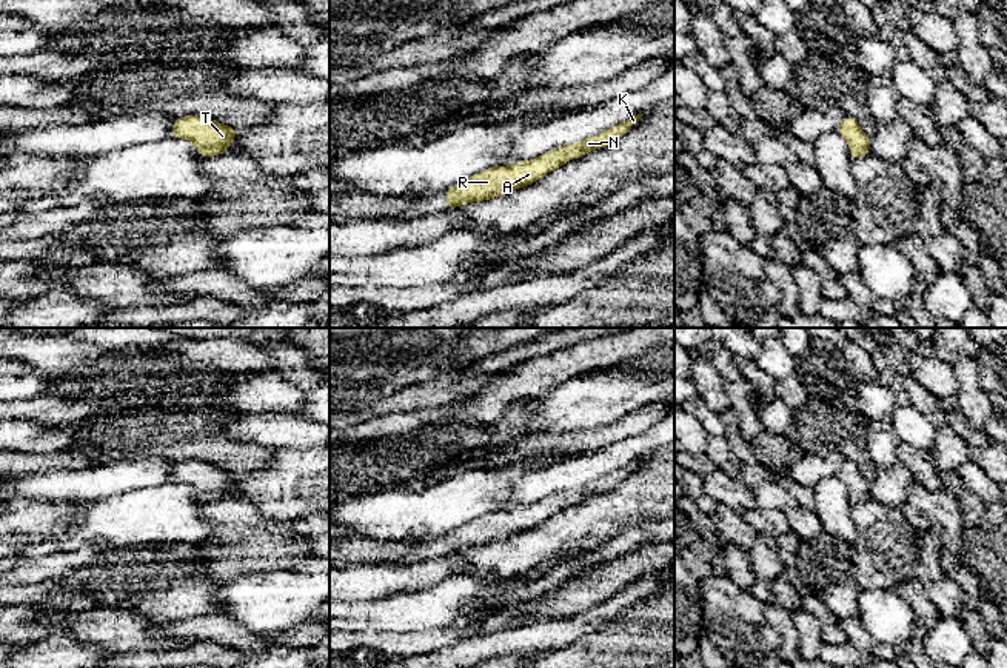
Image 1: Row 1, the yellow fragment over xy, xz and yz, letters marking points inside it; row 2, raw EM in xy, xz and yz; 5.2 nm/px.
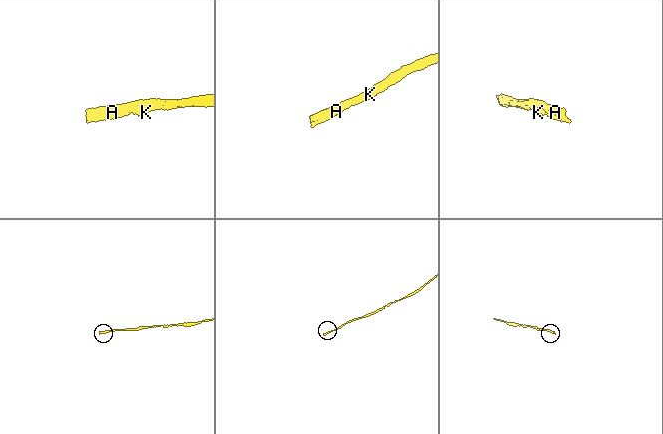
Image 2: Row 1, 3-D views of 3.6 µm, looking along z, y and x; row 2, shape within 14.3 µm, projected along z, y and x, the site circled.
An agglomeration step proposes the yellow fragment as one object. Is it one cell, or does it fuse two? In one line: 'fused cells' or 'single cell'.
single cell

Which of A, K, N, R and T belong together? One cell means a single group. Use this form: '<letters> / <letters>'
A K N R T

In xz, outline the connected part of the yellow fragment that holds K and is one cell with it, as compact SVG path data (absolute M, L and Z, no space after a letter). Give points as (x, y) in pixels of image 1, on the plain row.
M637 459L613 473L602 476L597 480L573 489L559 491L542 499L540 502L520 505L510 511L499 509L483 514L479 519L474 519L448 533L445 536L447 551L448 554L454 554L460 549L485 546L528 531L573 503L579 503L591 496L611 491L624 482L642 460L644 459Z

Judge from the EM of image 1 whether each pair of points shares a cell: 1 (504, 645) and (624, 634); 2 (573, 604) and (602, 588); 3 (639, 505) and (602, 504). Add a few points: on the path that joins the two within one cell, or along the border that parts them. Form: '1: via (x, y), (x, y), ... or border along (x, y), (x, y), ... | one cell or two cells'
1: border along (608, 619), (598, 630), (552, 651) | two cells
2: via (581, 596), (587, 590), (595, 588) | one cell
3: via (630, 504), (612, 504) | one cell

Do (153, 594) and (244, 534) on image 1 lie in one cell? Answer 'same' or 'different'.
same

